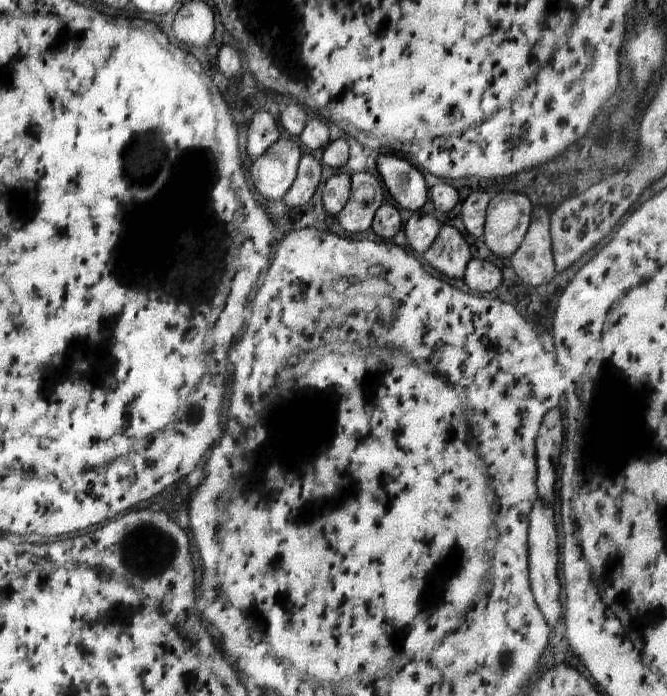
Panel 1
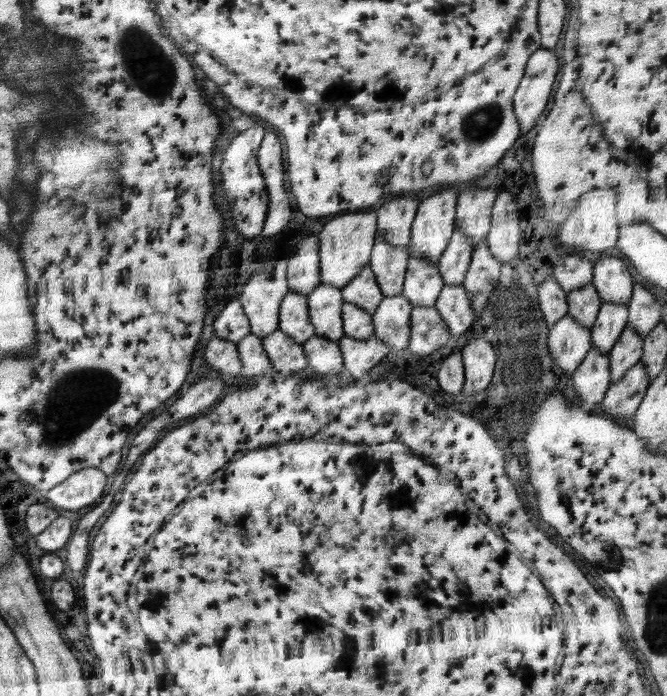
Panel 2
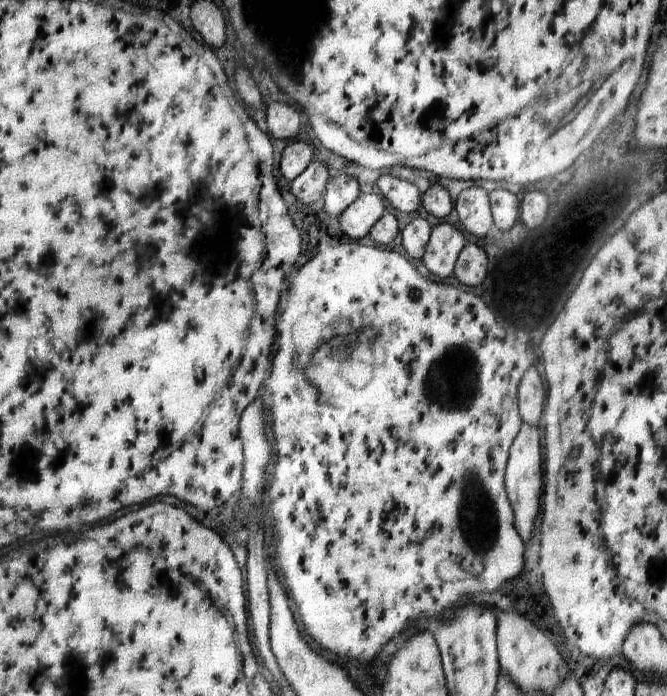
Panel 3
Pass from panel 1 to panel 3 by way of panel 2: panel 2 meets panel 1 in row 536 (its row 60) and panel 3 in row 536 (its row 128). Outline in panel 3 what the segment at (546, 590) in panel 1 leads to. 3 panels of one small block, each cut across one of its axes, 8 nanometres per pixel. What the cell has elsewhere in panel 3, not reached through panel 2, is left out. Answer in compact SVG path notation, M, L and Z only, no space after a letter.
M522 424L516 440L512 442L510 448L510 460L505 471L505 489L508 500L514 511L514 524L517 533L521 536L521 541L526 544L530 540L532 528L534 528L534 518L538 514L538 506L540 506L540 494L542 494L542 448L540 448L540 436L538 430Z

